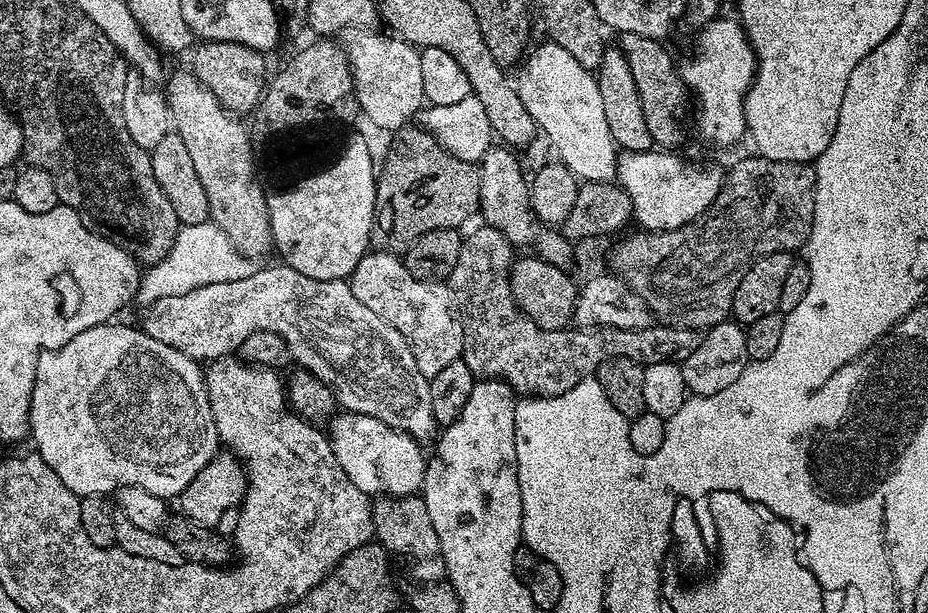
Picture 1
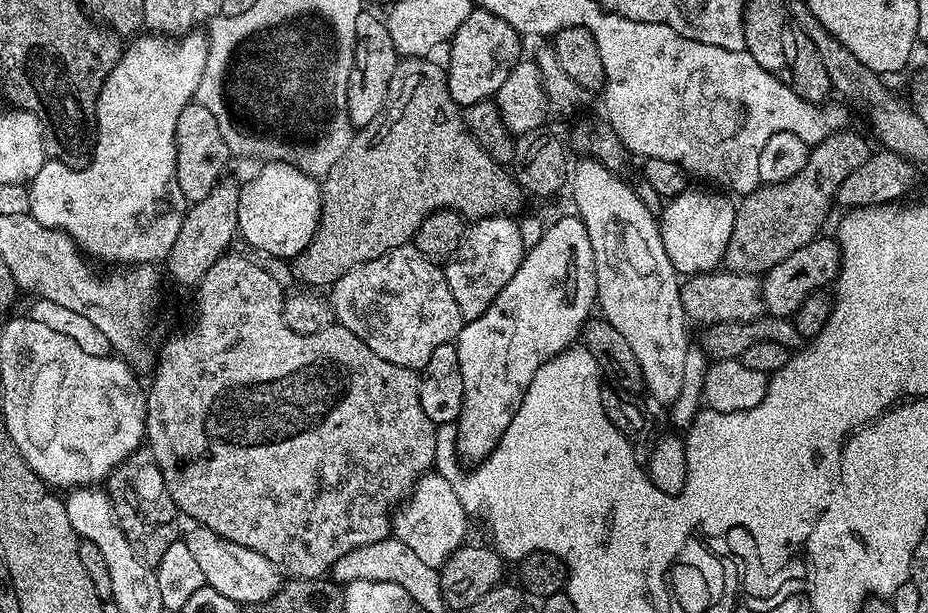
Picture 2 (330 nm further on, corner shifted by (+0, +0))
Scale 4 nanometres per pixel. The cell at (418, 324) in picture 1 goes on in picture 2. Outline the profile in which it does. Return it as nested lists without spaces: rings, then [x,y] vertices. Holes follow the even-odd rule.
[[[414,246],[395,248],[370,262],[354,266],[331,285],[330,299],[336,315],[335,323],[362,338],[378,358],[386,358],[386,362],[394,362],[394,366],[413,370],[424,368],[438,346],[453,343],[466,323],[458,310],[458,302],[454,302],[454,294],[450,294],[443,267],[428,260]]]

